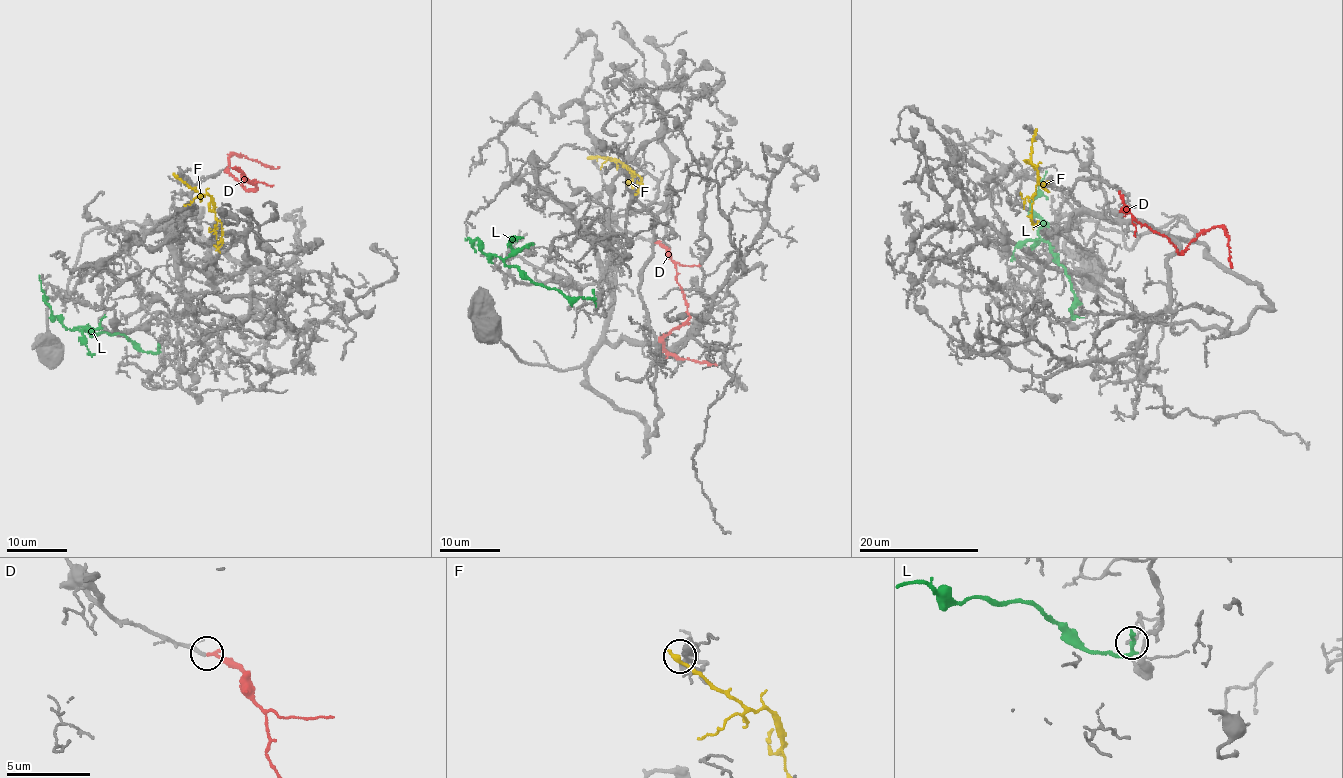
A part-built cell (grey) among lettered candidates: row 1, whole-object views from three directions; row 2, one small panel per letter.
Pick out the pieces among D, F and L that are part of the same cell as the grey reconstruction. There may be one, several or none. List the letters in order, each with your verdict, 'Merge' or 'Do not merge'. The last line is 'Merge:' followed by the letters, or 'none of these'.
D: Merge
F: Do not merge
L: Do not merge
Merge: D

